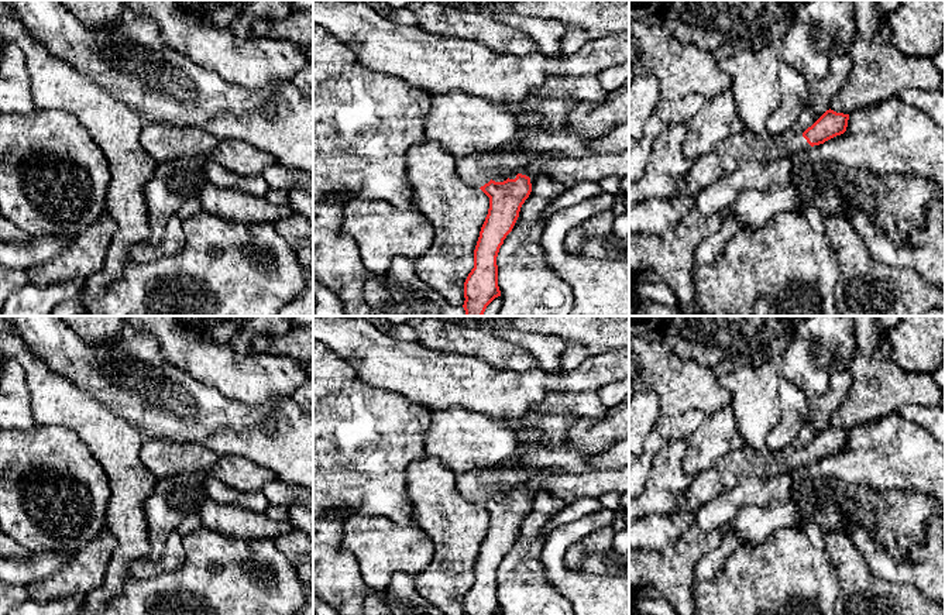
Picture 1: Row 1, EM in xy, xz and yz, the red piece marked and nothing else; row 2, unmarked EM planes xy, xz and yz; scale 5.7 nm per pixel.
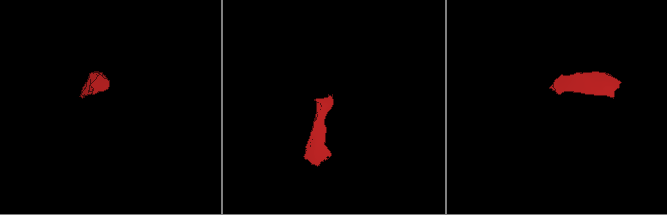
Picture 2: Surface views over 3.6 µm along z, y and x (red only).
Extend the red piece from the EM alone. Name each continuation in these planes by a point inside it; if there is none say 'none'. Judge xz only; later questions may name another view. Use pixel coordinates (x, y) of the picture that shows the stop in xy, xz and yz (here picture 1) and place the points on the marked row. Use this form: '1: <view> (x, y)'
1: xz (476, 169)

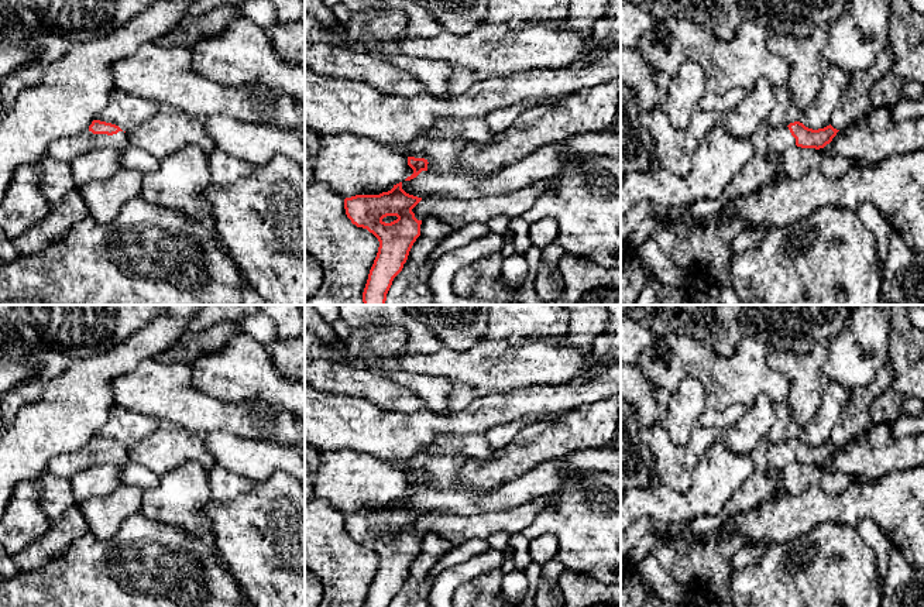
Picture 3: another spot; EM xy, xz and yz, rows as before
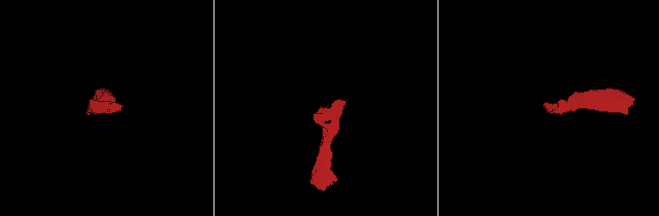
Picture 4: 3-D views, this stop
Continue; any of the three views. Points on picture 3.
1: xy (65, 150)

